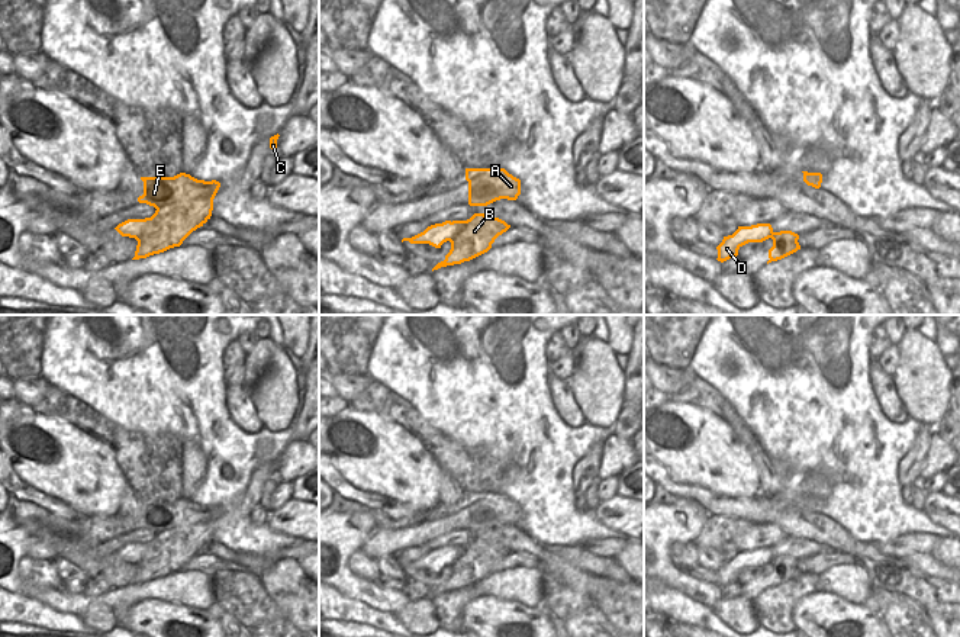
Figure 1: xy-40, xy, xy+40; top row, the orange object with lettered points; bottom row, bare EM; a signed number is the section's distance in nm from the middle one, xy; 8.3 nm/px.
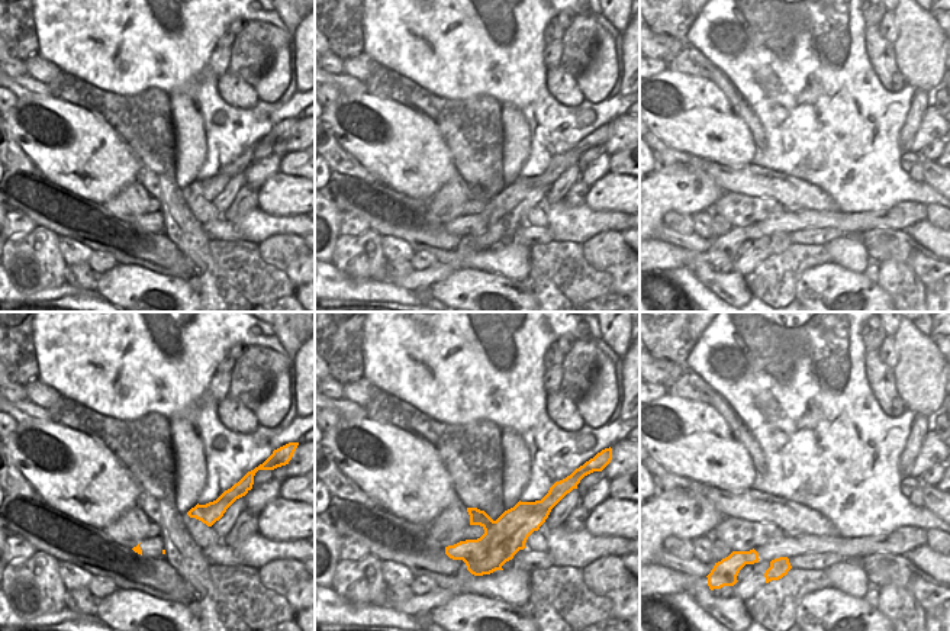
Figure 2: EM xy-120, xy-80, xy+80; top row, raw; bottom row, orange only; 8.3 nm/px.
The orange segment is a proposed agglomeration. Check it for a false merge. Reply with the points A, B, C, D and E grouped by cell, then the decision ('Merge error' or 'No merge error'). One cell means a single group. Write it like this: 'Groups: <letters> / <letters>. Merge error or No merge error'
Groups: A B C E / D. Merge error

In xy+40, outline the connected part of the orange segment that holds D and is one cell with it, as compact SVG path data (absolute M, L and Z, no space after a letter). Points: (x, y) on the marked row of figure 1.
M757 223L751 226L738 226L738 229L716 247L718 261L724 263L738 255L738 250L748 242L763 242L773 238L773 228L770 223Z

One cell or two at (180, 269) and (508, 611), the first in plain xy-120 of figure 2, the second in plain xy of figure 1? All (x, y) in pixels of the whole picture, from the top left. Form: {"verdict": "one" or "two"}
{"verdict": "two"}

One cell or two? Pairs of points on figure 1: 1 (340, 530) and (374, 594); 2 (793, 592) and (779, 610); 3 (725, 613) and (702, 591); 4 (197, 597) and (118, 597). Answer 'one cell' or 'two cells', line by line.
1: one cell
2: one cell
3: two cells
4: one cell

